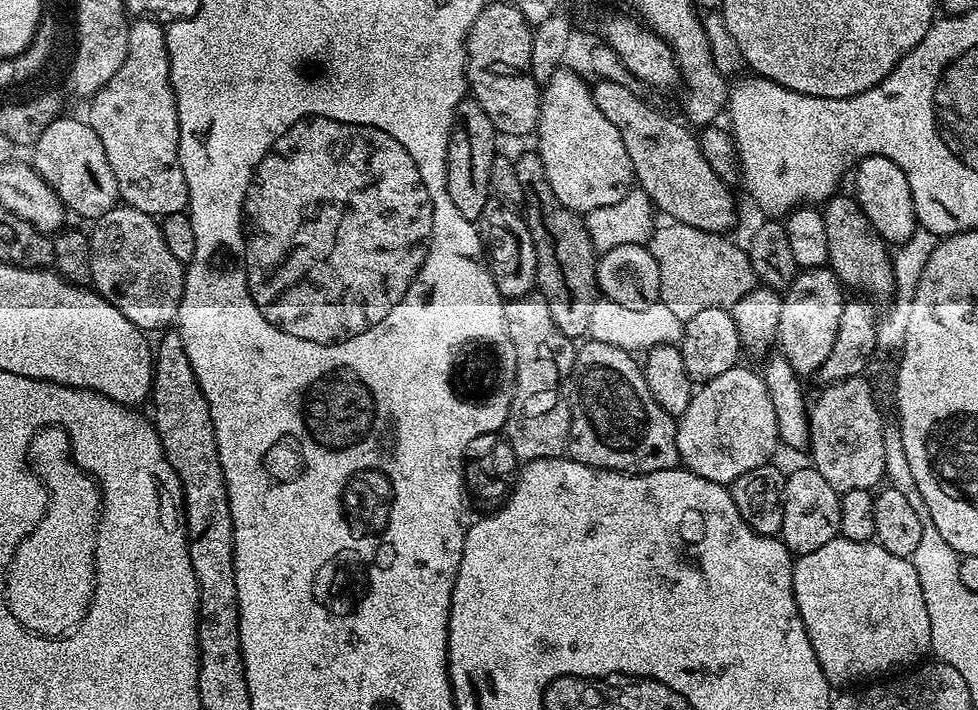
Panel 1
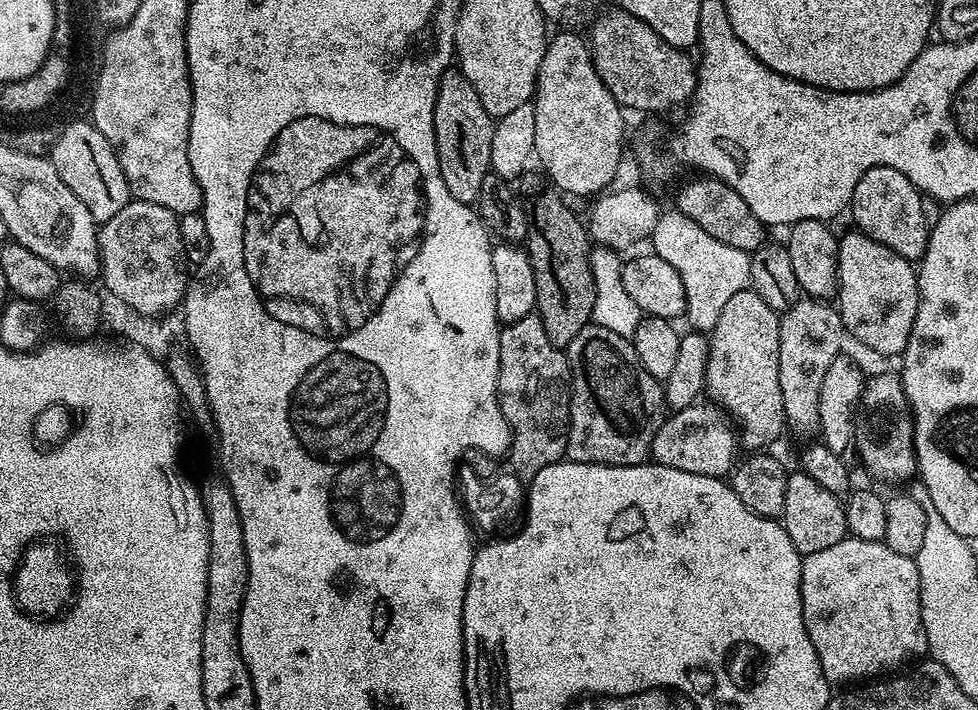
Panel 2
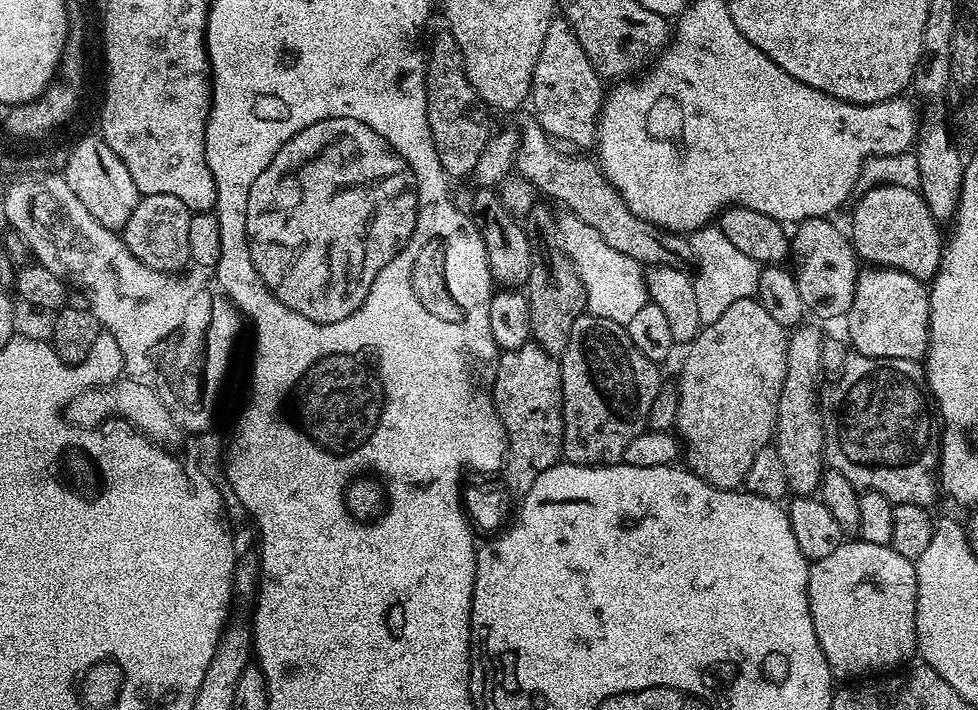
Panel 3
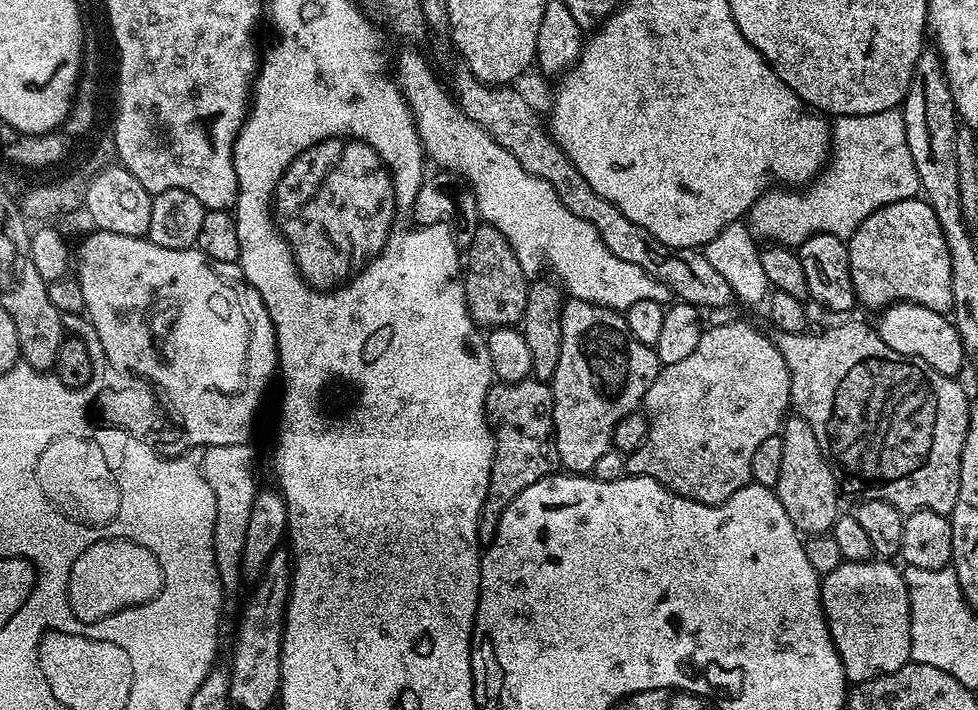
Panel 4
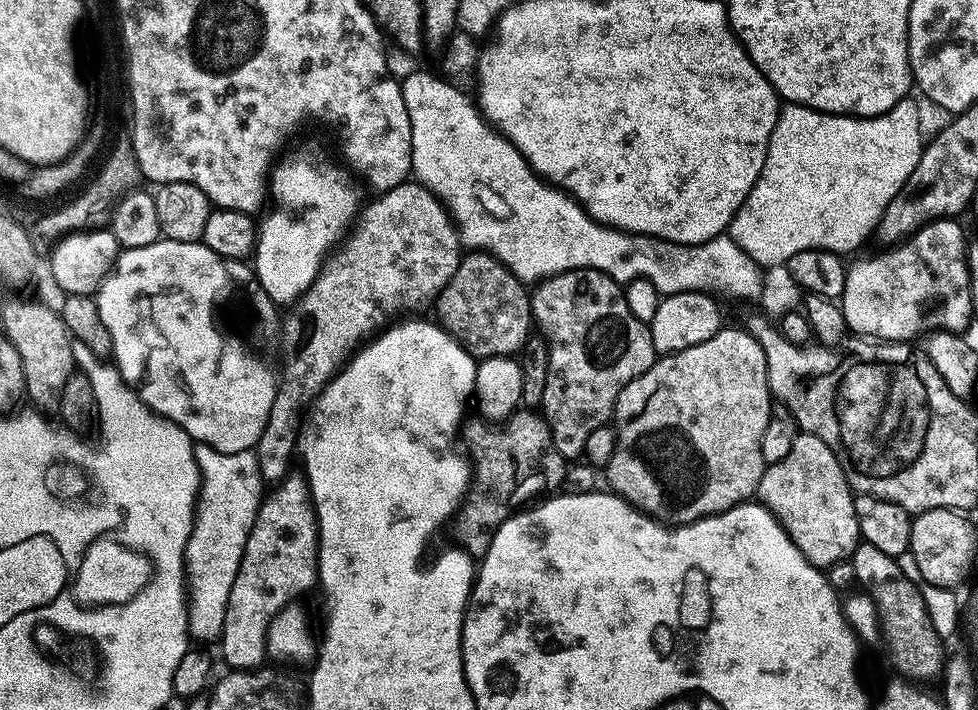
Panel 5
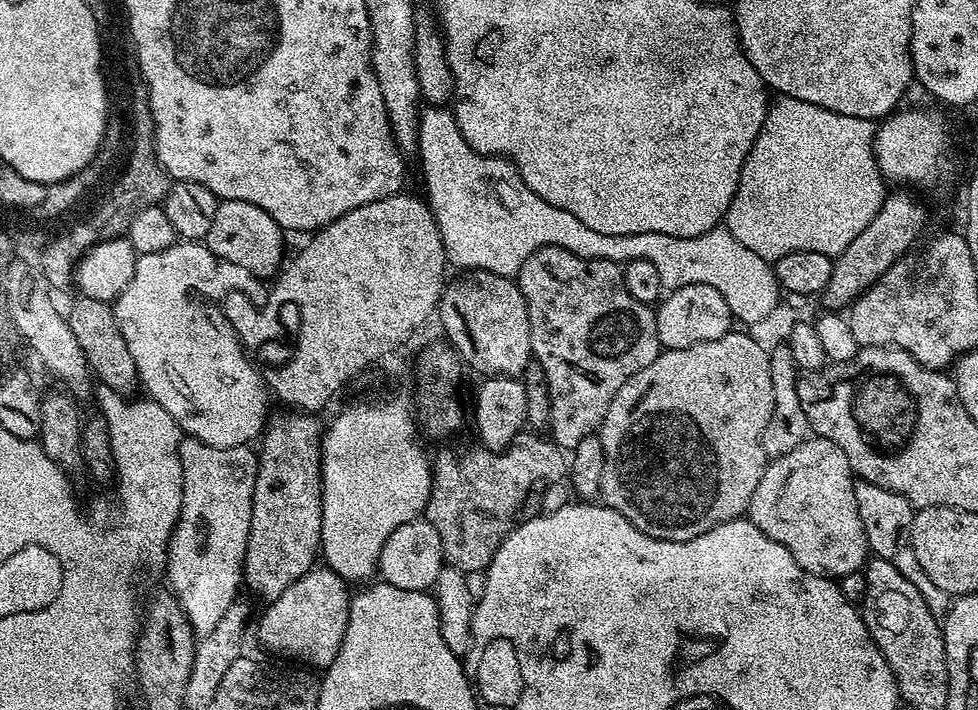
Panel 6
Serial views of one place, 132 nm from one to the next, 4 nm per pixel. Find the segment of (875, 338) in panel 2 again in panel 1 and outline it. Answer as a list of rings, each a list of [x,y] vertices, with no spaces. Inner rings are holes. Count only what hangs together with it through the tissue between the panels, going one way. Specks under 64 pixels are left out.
[[[837,194],[823,205],[822,211],[826,222],[828,264],[840,279],[841,285],[849,289],[868,288],[869,297],[891,297],[895,286],[895,274],[892,271],[893,257],[890,255],[889,245],[885,244],[878,230],[870,226],[870,218],[862,214],[862,206],[856,201],[855,195]]]

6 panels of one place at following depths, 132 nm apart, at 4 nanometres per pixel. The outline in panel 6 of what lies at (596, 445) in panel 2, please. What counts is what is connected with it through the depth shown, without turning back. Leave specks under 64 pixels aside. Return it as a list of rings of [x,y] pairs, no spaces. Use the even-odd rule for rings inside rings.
[[[546,246],[530,254],[514,279],[522,290],[522,298],[526,298],[532,354],[546,374],[550,390],[550,438],[559,448],[574,449],[582,438],[599,433],[606,410],[610,410],[610,402],[614,402],[614,394],[622,390],[625,382],[634,378],[638,370],[646,370],[646,366],[660,356],[656,313],[653,305],[638,302],[638,298],[626,290],[621,265],[613,260],[587,260],[558,246]]]

